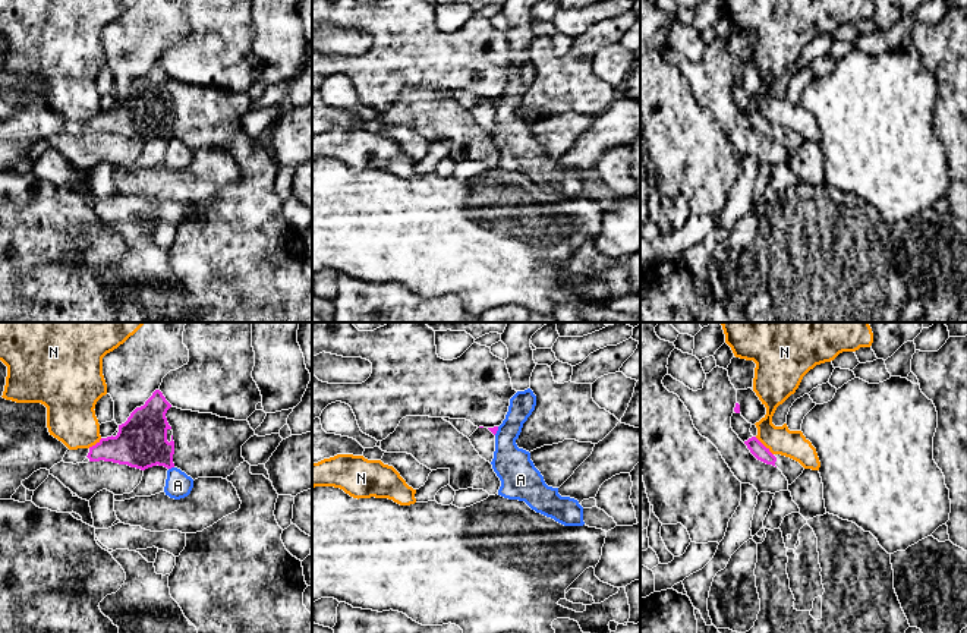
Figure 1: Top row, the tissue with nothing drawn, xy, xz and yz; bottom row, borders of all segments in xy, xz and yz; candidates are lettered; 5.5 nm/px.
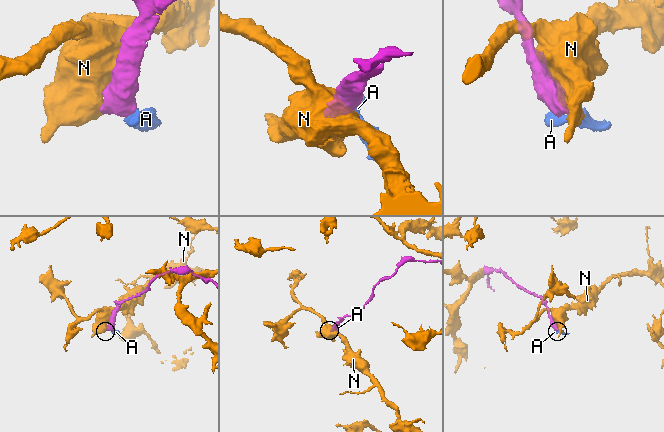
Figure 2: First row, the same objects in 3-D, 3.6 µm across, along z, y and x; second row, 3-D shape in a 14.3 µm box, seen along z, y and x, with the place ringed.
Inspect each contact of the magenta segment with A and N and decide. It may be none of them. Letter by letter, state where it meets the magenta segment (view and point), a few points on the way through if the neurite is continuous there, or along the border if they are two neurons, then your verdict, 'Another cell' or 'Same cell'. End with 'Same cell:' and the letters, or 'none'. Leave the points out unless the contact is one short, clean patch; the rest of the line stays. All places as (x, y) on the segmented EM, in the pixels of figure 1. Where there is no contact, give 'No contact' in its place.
A: Touches magenta at xy (170, 468). Boundary: xy (173, 466), (169, 469). Another cell
N: Touches magenta at yz (764, 446). Boundary: yz (755, 437), (772, 454). Another cell
Same cell: none

